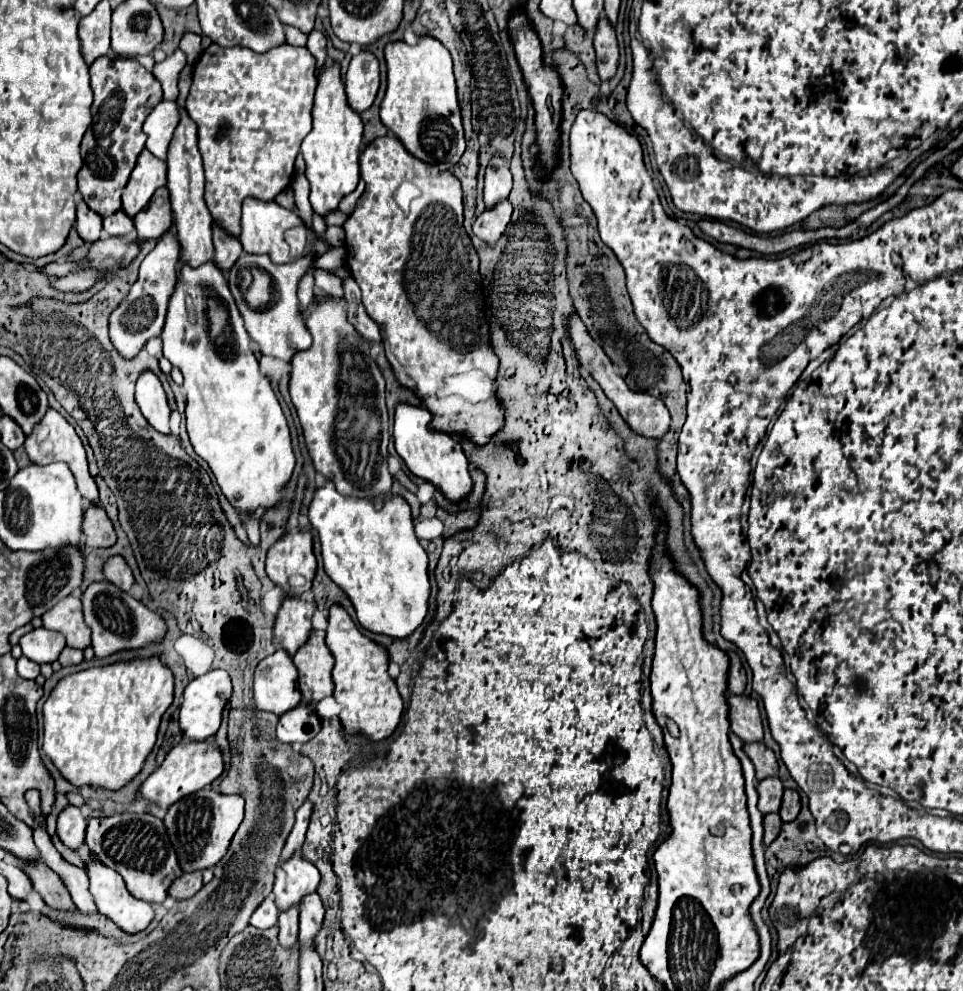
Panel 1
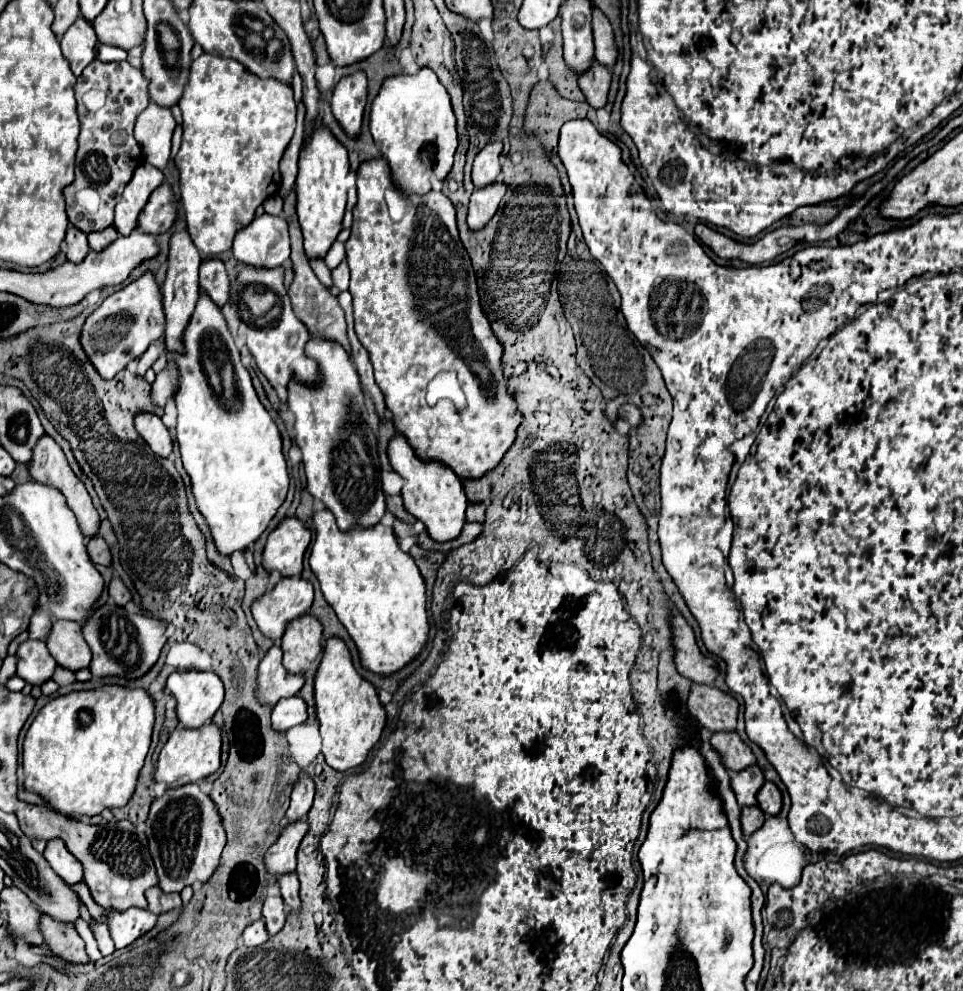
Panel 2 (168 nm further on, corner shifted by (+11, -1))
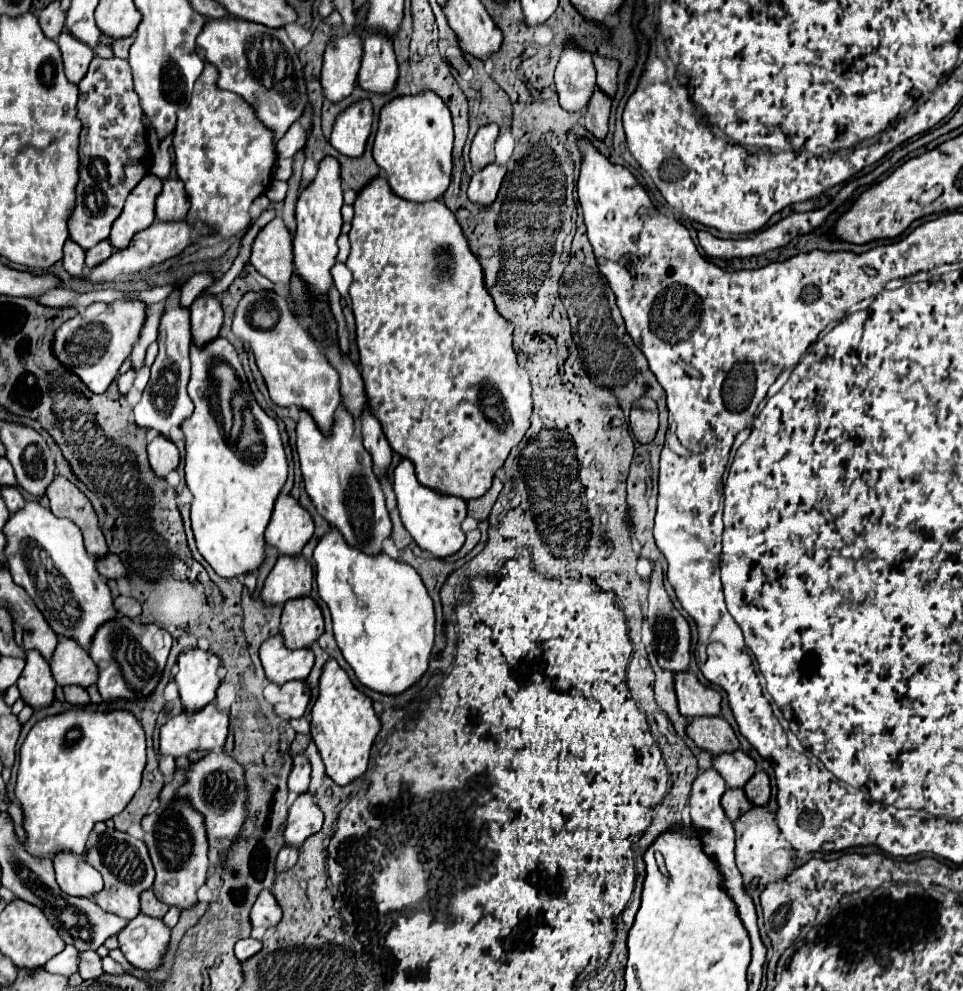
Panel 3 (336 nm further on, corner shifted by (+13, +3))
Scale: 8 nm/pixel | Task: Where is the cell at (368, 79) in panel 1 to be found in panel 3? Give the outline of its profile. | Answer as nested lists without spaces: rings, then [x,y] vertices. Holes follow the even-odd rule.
[[[361,98],[349,104],[337,114],[329,142],[345,156],[361,156],[365,150],[365,142],[371,134],[371,120],[373,108],[369,98]]]

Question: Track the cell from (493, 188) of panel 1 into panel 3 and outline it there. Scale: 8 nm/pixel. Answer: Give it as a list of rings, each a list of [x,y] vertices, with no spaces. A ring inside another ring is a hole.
[[[487,124],[483,126],[471,144],[471,164],[477,168],[485,168],[487,164],[495,162],[495,154],[493,154],[493,146],[495,140],[499,136],[499,126],[497,124]]]

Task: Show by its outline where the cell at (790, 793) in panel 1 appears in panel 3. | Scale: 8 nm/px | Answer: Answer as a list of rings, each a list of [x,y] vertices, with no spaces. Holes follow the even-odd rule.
[[[757,772],[749,784],[745,784],[745,794],[755,806],[765,806],[771,798],[771,782],[765,772]]]

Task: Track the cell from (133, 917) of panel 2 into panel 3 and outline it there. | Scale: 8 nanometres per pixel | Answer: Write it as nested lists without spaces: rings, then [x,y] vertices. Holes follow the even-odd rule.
[[[139,914],[127,922],[117,940],[123,956],[133,966],[151,970],[161,964],[169,942],[169,928],[161,918]]]

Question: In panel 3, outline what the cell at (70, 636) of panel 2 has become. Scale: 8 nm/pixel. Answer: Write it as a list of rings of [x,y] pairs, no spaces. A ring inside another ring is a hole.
[[[67,636],[59,638],[59,644],[51,656],[51,674],[59,686],[79,684],[91,686],[97,680],[97,666],[85,648]]]

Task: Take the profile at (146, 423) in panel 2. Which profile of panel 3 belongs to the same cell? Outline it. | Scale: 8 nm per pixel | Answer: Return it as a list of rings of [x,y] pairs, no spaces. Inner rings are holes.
[[[153,434],[151,442],[147,446],[147,452],[149,452],[151,468],[157,472],[157,476],[167,476],[171,470],[175,470],[179,466],[179,450],[163,434],[161,436]]]

